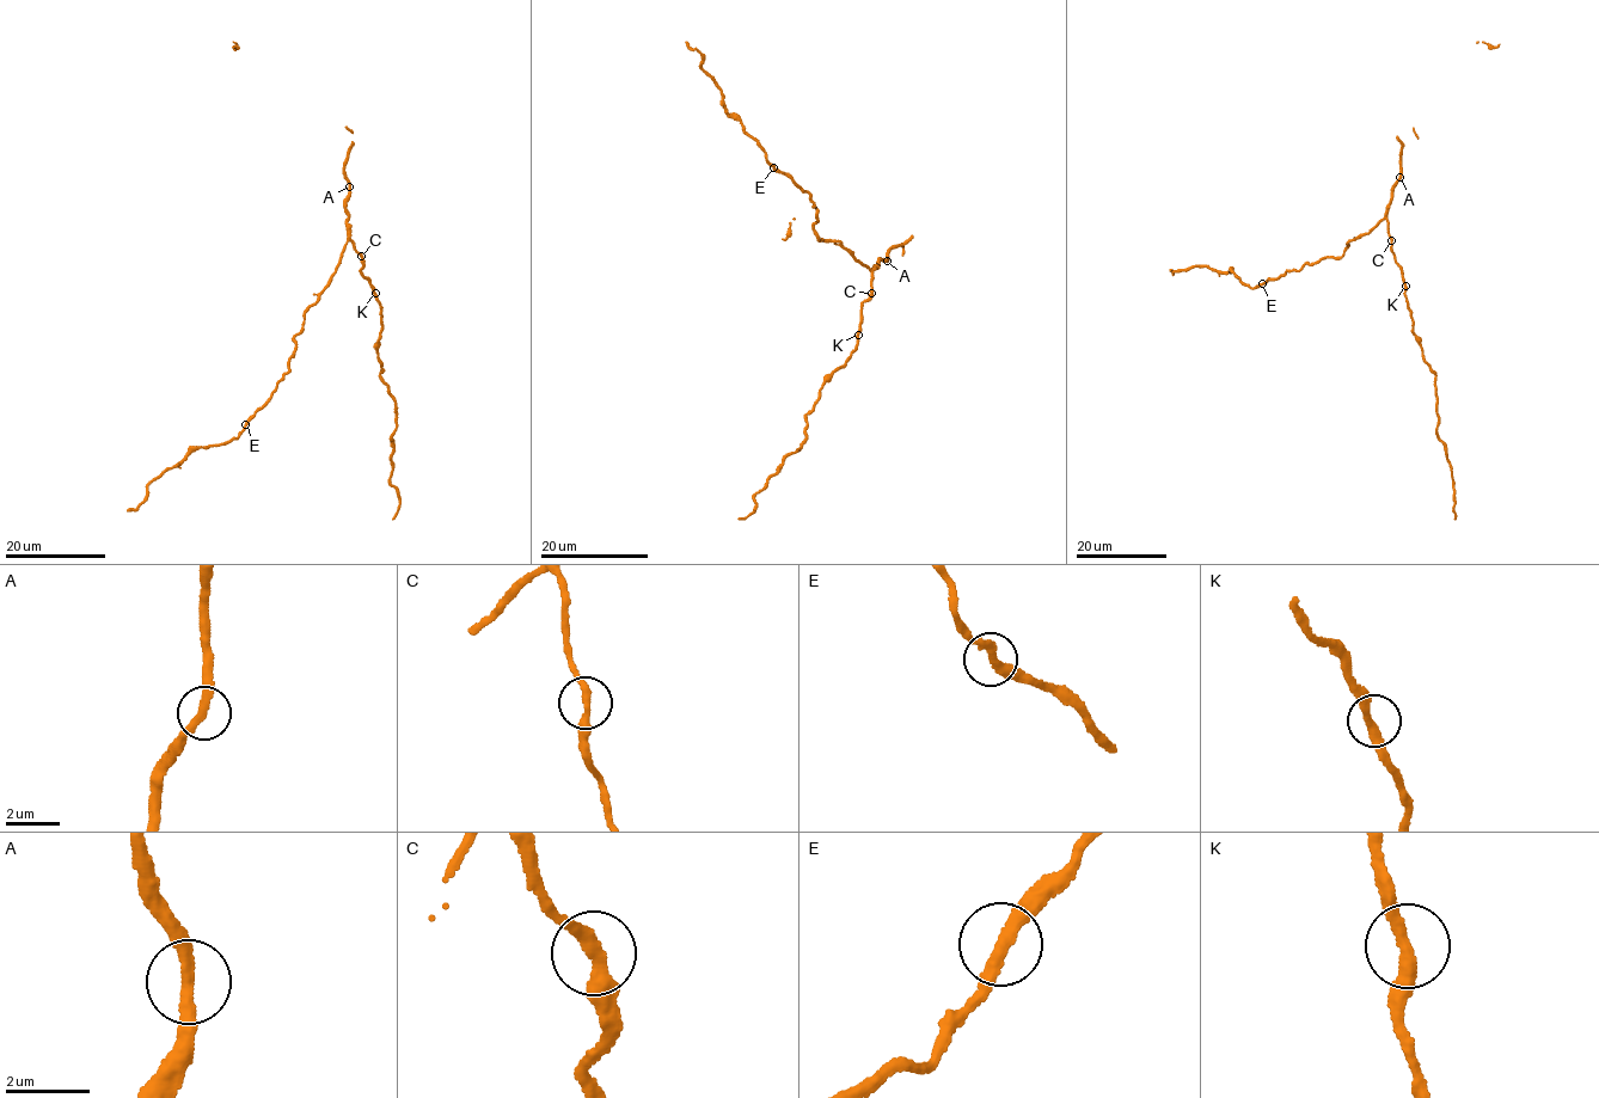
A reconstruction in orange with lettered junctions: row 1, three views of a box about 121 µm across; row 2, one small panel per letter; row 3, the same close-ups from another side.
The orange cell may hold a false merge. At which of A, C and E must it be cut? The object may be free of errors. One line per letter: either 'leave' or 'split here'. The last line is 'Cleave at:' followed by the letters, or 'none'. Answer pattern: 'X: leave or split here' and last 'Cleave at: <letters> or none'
A: leave
C: leave
E: leave
Cleave at: none

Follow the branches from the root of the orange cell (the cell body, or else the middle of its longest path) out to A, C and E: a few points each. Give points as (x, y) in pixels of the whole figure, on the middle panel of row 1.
A: (865, 267), (871, 269), (882, 258), (887, 261)
C: (865, 267), (874, 275), (871, 293)
E: (865, 267), (841, 244), (820, 240), (814, 228), (818, 209), (810, 194), (773, 167)

